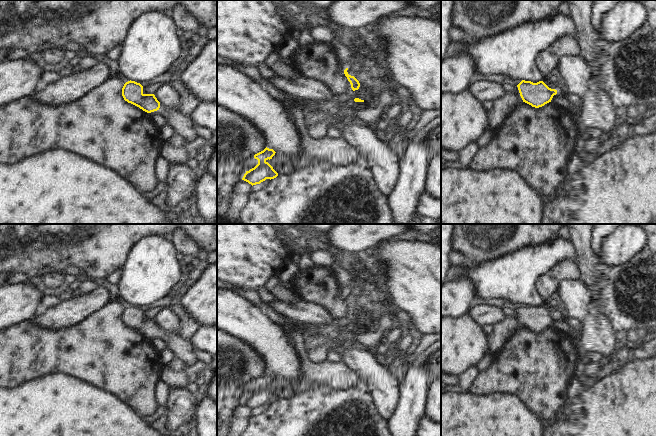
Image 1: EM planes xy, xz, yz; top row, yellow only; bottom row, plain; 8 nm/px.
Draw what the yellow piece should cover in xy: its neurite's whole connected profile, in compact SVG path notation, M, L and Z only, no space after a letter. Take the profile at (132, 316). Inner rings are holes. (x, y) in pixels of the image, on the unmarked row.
M128 305L122 312L122 320L125 325L131 327L147 337L159 334L168 346L168 354L182 359L184 365L191 365L198 360L193 352L194 346L190 339L186 339L177 333L161 330L154 318L144 318L143 310L135 305Z

